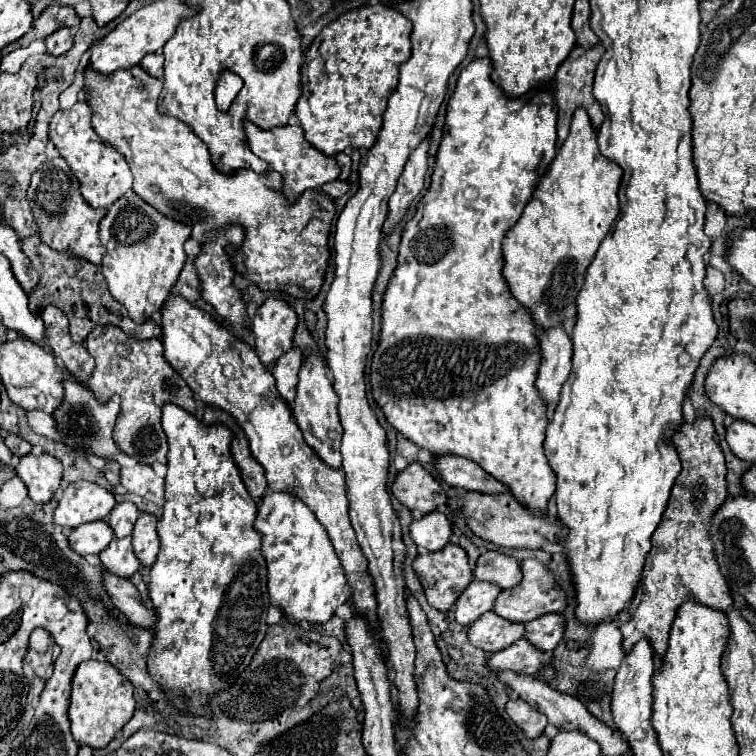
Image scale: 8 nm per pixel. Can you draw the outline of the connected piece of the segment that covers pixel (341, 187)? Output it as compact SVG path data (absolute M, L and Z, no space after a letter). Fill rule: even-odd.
M331 181L331 183L325 183L325 185L321 187L321 191L327 193L331 199L341 197L347 189L349 189L349 183L347 183L347 181Z

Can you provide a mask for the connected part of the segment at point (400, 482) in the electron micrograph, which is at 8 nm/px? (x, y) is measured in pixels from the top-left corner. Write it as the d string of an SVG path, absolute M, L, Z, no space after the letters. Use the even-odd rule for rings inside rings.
M411 463L405 471L401 471L393 481L391 491L405 507L411 511L417 509L423 515L433 513L439 505L447 503L447 493L421 463Z

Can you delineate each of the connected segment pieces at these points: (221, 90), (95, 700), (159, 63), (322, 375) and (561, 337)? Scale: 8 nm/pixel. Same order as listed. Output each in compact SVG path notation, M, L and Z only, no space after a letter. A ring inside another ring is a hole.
M221 71L219 79L217 79L217 87L215 87L214 96L217 101L217 107L221 111L227 111L233 103L233 99L237 97L237 93L243 87L243 79L233 73L233 71Z
M85 661L73 675L73 691L69 705L71 733L79 745L91 745L93 749L107 747L135 711L133 685L125 679L109 661Z
M149 53L149 55L145 55L143 61L141 61L141 67L143 67L151 77L163 79L163 55L161 55L161 53Z
M307 355L299 371L299 385L297 385L297 399L293 405L293 415L297 419L299 429L303 431L305 441L331 467L341 467L339 445L343 437L343 427L339 423L337 405L339 405L339 397L333 389L333 381L329 379L325 359L317 359L317 355Z
M553 327L551 331L539 335L539 343L543 359L535 387L541 399L545 401L547 409L553 409L561 399L561 387L565 385L565 379L569 379L571 375L573 367L571 339L563 327Z

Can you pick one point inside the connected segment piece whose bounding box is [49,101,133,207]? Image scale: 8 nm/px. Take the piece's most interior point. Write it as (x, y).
(104, 175)

